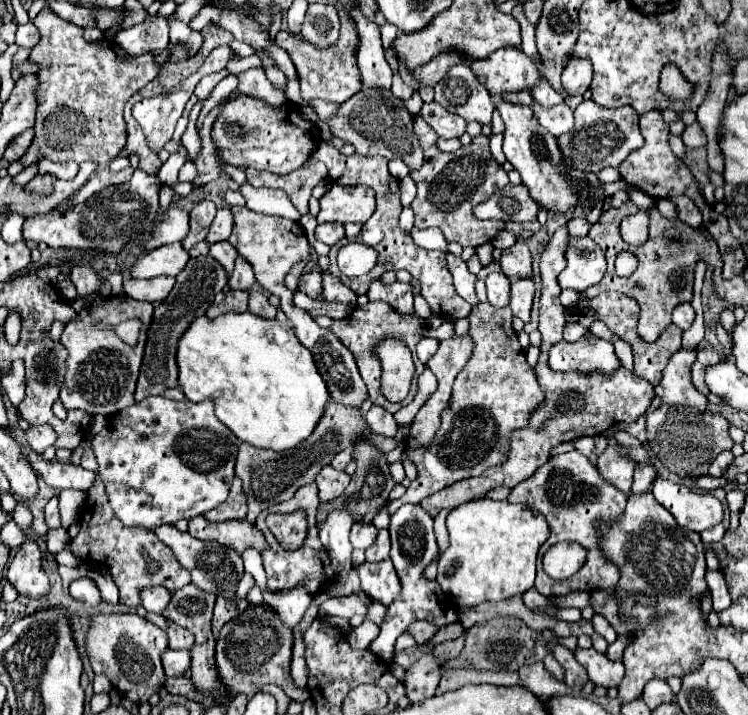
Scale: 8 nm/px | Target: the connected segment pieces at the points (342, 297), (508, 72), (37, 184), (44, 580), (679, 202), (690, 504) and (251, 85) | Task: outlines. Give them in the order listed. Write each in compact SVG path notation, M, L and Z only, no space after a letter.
M328 274L328 282L324 280L322 298L324 298L326 302L344 302L344 304L352 302L352 304L356 304L356 298L358 298L358 296L356 296L350 288L342 286L342 284L338 282L338 278L336 278L336 276Z
M504 46L482 60L474 60L472 70L486 90L496 96L504 92L532 90L540 80L546 78L542 66L536 66L530 56L514 46Z
M38 174L34 176L24 188L28 194L38 194L38 196L50 196L54 192L54 182L58 178L52 174Z
M24 542L16 552L8 566L6 578L16 586L20 594L30 598L40 598L50 590L48 576L42 566L42 552L40 548L36 548L36 544L30 542Z
M668 196L668 198L678 206L678 214L682 222L686 222L692 228L698 228L702 224L702 214L688 196Z
M662 476L654 480L652 494L676 518L680 528L704 532L724 520L724 508L712 494L698 494Z
M254 68L254 70L246 70L242 74L238 74L240 78L240 84L238 84L238 92L240 94L246 94L246 96L252 96L252 98L258 98L262 100L266 106L270 108L282 108L288 100L284 96L284 92L276 90L270 80L266 78L264 70L262 68Z

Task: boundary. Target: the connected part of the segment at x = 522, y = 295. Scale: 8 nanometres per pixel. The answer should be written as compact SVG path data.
M532 278L524 280L514 280L512 282L512 294L510 294L510 310L514 316L518 316L524 324L530 322L530 310L532 310L532 300L534 300L536 288Z

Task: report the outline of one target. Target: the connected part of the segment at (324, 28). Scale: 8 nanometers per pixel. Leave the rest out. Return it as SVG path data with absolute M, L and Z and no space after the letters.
M310 4L302 24L302 38L314 46L332 46L340 34L340 16L334 6Z

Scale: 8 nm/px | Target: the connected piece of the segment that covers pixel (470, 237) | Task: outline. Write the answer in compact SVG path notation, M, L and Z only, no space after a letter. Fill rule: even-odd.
M420 116L414 118L414 134L418 136L418 142L424 150L422 168L410 172L412 180L418 186L418 196L410 204L416 214L416 228L424 230L438 226L444 232L446 240L460 242L462 246L476 248L486 242L492 242L504 230L504 222L478 220L474 216L474 206L490 198L498 190L498 186L508 186L508 174L490 154L490 138L478 134L468 146L446 154L438 150L436 134L432 132L432 128L426 126L426 122Z

